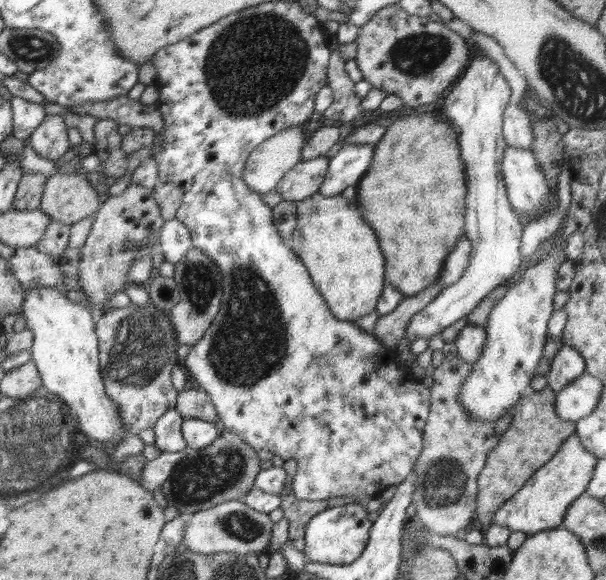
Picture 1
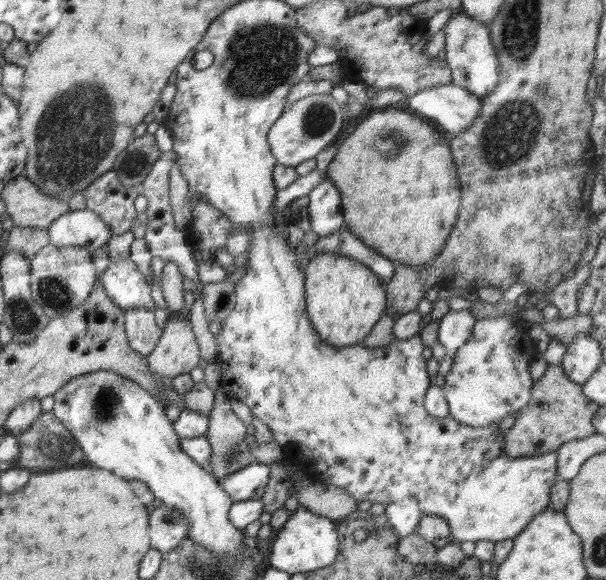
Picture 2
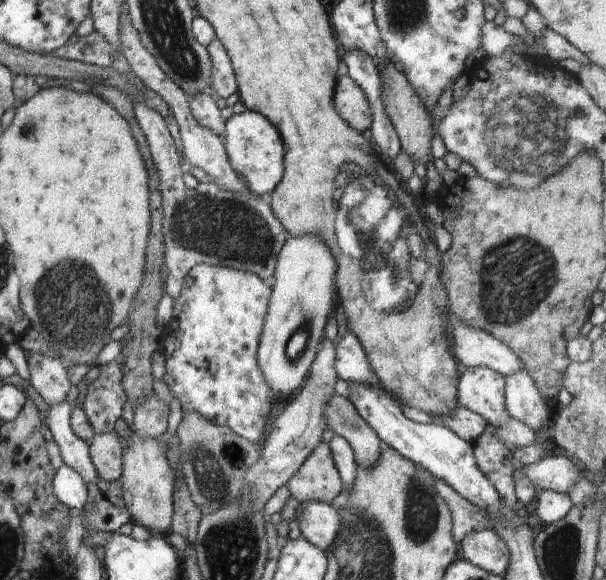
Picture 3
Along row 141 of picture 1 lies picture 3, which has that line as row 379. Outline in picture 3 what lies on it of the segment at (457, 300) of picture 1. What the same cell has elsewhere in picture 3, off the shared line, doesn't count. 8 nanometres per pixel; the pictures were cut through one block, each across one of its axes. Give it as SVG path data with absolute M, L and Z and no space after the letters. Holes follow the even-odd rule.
M486 367L468 368L457 384L457 401L498 428L508 424L506 382L502 374Z

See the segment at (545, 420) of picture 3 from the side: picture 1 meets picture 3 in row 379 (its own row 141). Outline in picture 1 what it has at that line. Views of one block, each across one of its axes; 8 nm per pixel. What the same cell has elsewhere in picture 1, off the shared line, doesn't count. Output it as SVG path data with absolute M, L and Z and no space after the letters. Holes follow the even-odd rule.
M507 105L503 114L502 134L505 143L515 147L530 148L532 145L531 115L522 106Z

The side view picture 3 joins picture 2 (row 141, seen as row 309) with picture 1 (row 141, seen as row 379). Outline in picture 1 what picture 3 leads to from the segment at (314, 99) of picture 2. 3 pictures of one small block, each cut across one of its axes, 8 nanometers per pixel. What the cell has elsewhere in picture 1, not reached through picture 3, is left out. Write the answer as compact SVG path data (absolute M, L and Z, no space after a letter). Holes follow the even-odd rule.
M300 123L278 131L276 135L268 138L267 141L260 143L249 154L244 166L243 177L246 185L260 194L271 191L282 180L284 174L293 166L302 161L301 150L307 140L305 125L308 123Z

